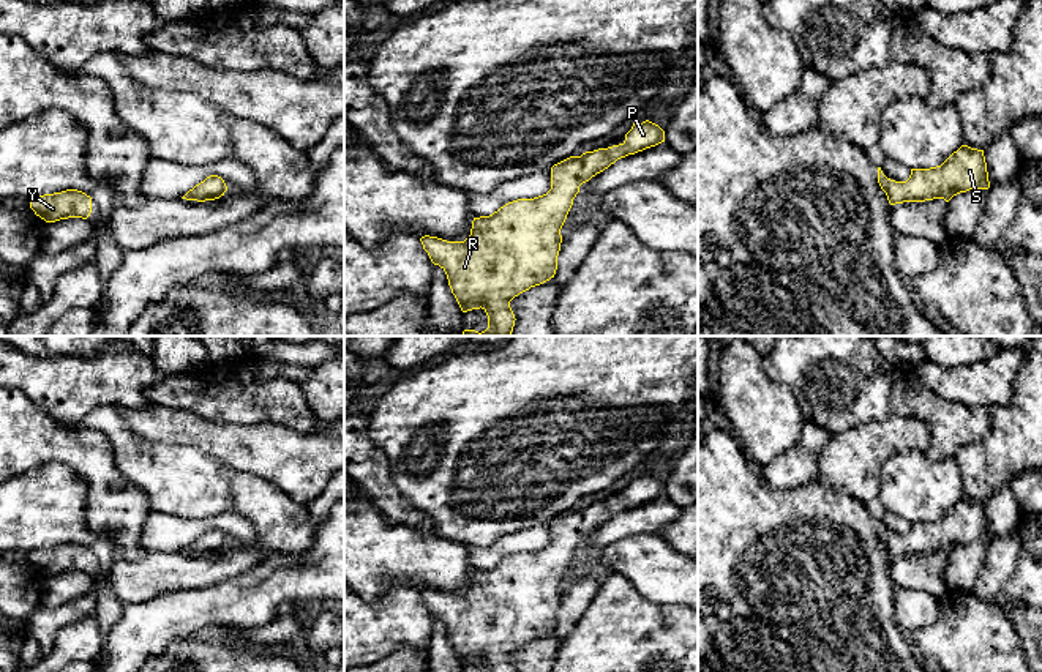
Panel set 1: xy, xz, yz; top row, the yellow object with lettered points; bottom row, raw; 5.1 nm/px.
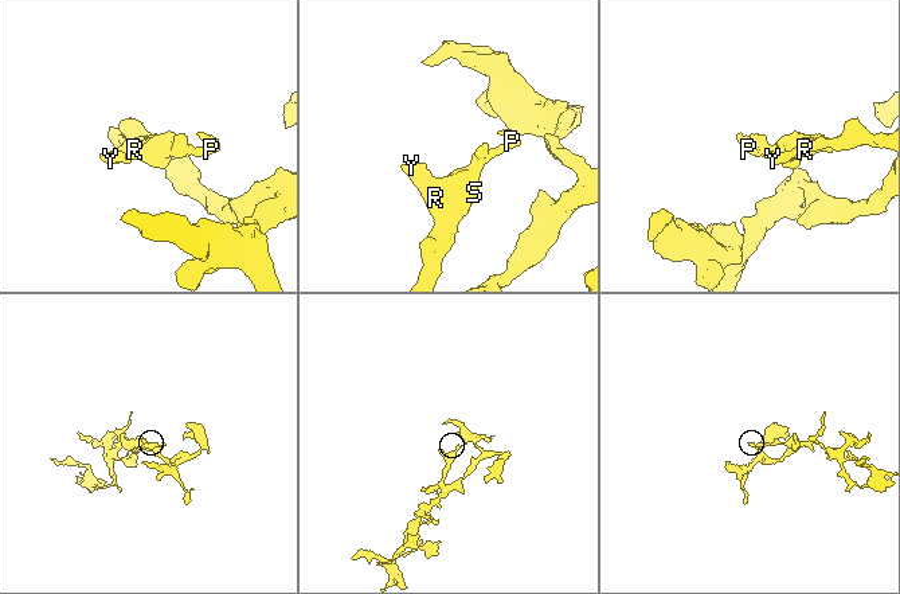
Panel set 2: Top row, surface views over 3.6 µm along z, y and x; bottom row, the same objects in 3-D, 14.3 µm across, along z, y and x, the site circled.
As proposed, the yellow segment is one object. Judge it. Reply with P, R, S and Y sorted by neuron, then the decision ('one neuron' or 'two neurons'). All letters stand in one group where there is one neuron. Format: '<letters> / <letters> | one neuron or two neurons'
P R S Y | one neuron

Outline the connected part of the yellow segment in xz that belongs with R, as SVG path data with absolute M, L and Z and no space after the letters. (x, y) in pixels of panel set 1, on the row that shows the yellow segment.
M646 120L633 123L619 145L570 156L551 167L551 189L534 199L518 199L505 203L489 216L474 218L470 235L464 241L447 241L425 235L420 238L431 262L439 265L448 279L463 312L483 309L488 315L488 328L482 333L464 330L463 336L512 336L515 314L510 301L530 287L554 278L560 251L560 229L579 192L579 186L608 169L617 159L635 155L665 142L665 131Z

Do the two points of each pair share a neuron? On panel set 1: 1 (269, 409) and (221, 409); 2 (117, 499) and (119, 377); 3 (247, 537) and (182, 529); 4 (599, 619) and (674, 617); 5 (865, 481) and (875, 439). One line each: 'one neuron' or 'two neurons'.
1: one neuron
2: two neurons
3: one neuron
4: one neuron
5: one neuron

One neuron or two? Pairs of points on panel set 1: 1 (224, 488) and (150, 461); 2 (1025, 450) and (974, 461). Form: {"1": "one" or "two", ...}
{"1": "one", "2": "one"}

